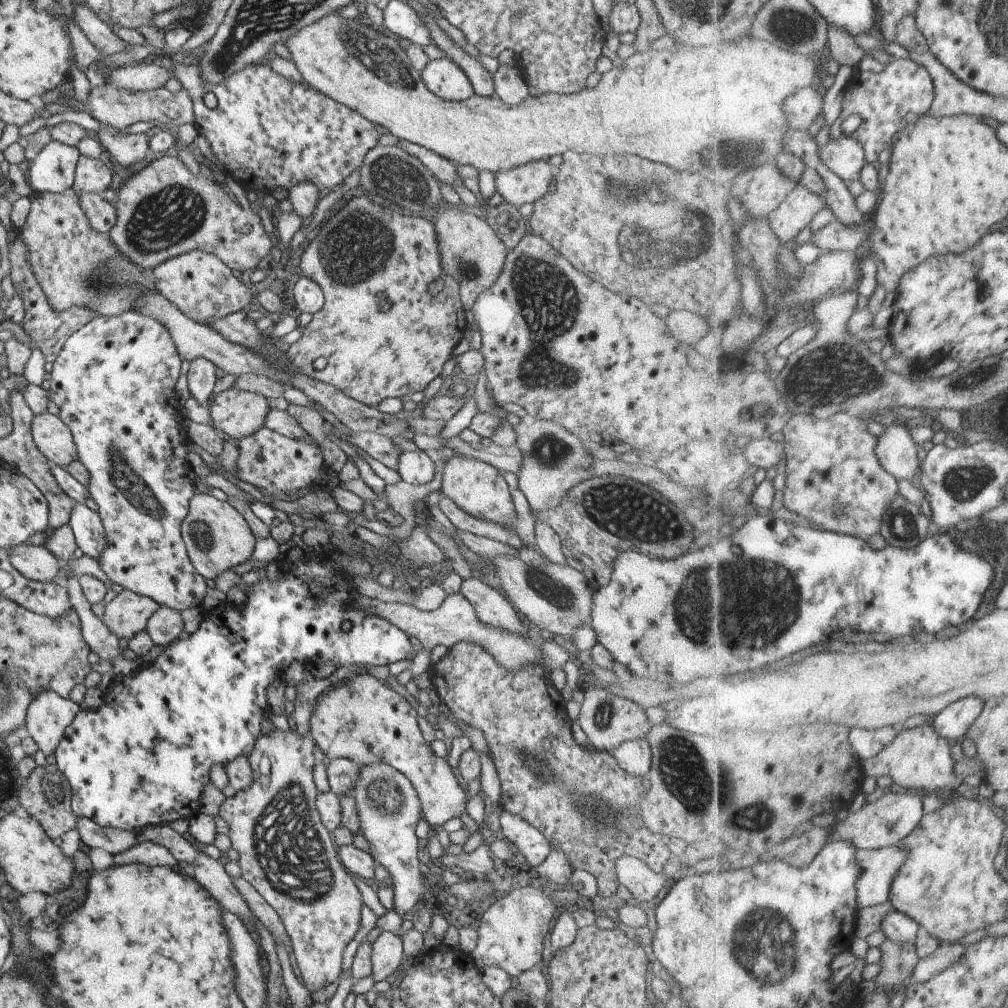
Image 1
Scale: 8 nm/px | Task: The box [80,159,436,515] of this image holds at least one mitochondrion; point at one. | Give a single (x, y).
(361, 240)

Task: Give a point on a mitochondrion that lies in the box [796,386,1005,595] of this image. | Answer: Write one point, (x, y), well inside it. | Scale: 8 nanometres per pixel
(841, 509)

